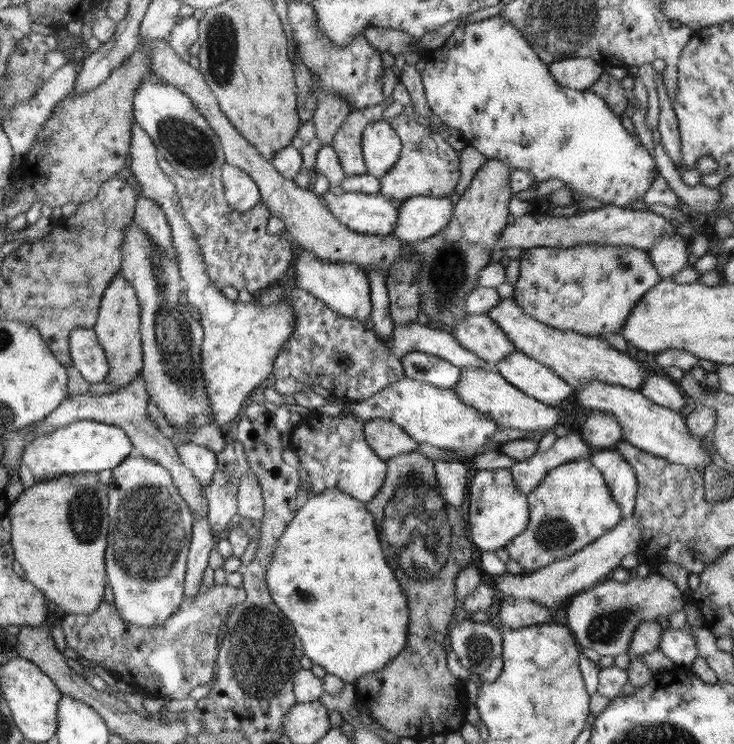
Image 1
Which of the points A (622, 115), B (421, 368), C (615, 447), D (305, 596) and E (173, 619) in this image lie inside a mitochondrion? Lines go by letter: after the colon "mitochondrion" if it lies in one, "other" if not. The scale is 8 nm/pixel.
A: other
B: mitochondrion
C: other
D: mitochondrion
E: other

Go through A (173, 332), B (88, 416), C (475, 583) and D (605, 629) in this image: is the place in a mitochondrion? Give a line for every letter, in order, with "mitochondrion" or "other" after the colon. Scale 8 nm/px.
A: mitochondrion
B: other
C: other
D: mitochondrion

